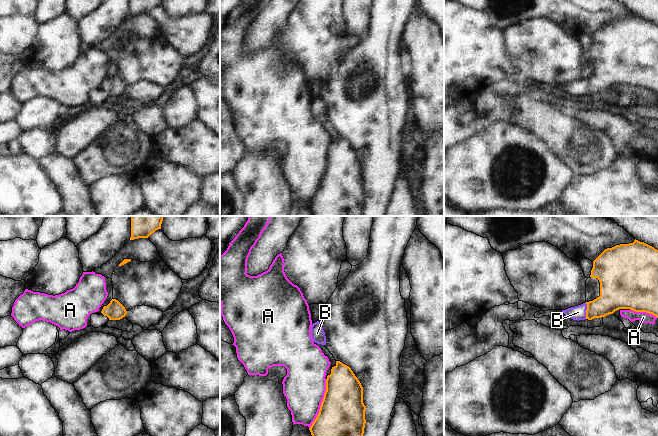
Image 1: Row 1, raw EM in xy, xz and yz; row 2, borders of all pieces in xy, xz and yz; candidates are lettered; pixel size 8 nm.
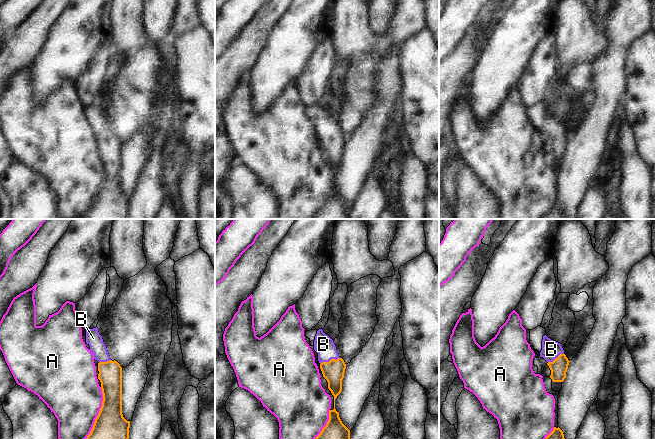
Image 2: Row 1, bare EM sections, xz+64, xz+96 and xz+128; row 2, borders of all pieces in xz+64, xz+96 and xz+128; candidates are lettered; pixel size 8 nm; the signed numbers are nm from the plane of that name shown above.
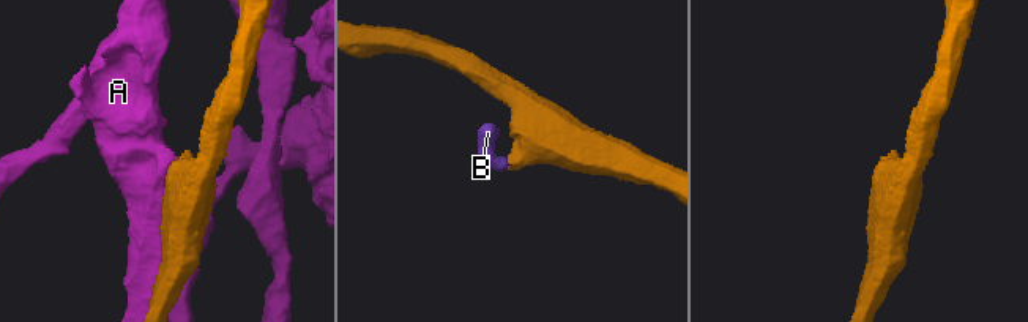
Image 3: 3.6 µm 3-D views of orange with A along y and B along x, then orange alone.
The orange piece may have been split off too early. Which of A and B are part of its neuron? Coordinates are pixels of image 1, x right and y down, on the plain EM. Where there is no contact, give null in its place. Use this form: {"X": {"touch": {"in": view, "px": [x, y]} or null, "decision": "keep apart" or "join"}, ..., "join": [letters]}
{"A": {"touch": {"in": "xz", "px": [321, 180]}, "decision": "keep apart"}, "B": {"touch": {"in": "yz", "px": [586, 86]}, "decision": "join"}, "join": ["B"]}

